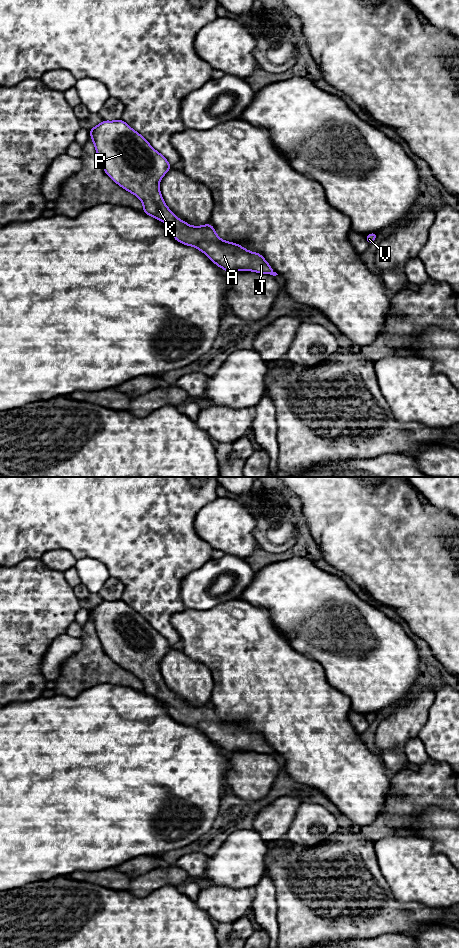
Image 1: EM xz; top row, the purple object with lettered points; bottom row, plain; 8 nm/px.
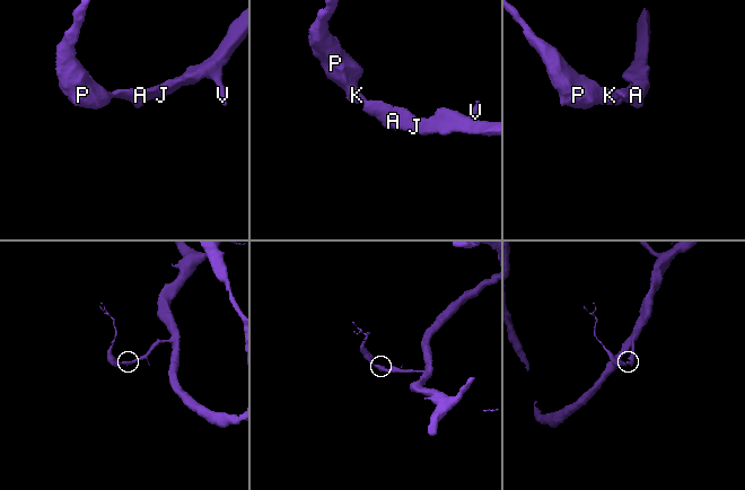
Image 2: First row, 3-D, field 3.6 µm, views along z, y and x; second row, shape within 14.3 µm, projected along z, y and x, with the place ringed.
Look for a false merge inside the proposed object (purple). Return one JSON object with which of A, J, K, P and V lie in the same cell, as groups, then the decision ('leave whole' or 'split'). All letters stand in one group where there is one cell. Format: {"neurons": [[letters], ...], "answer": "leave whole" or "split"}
{"neurons": [["A", "J", "K", "P", "V"]], "answer": "leave whole"}

